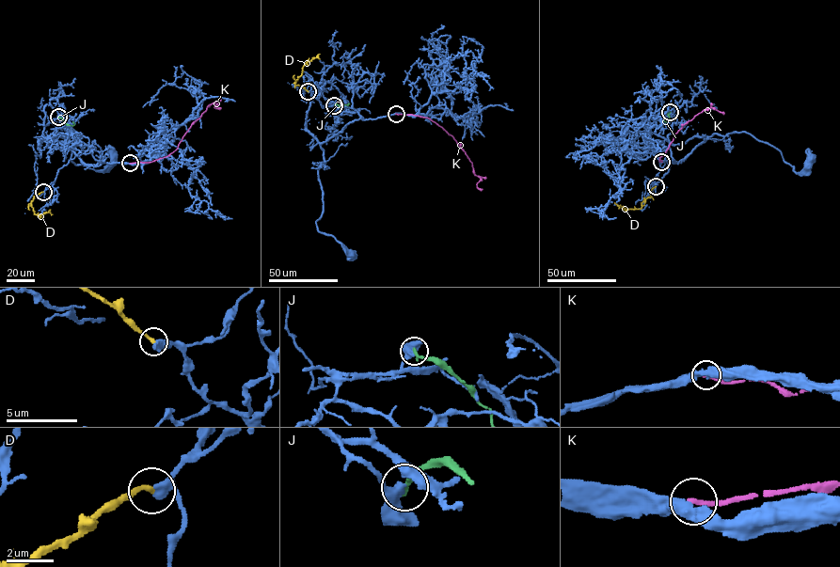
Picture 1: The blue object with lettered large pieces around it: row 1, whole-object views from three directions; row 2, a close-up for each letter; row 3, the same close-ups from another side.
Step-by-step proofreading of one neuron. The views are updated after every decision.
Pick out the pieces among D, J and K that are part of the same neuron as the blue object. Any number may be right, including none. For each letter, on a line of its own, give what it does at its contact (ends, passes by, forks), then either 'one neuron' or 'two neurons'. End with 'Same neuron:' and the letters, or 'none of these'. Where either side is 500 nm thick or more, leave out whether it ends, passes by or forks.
D: it ends | one neuron
J: it ends | two neurons
K: it ends | two neurons
Same neuron: D

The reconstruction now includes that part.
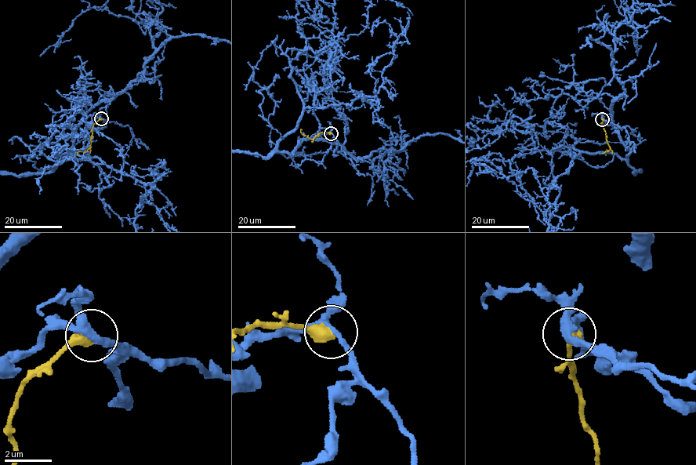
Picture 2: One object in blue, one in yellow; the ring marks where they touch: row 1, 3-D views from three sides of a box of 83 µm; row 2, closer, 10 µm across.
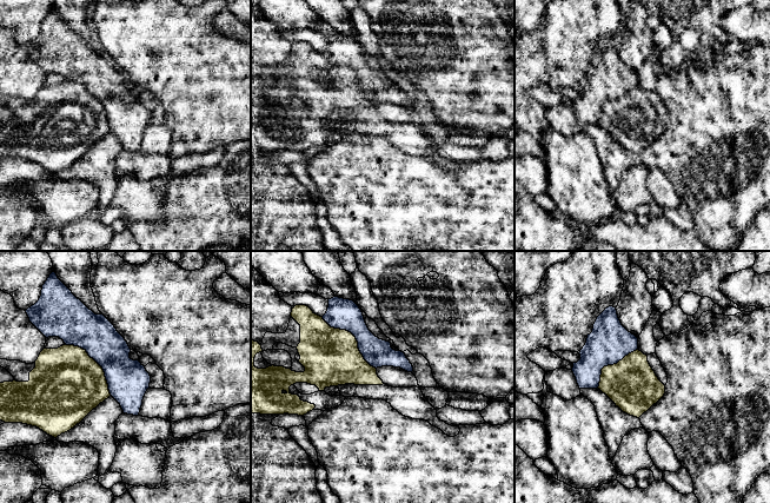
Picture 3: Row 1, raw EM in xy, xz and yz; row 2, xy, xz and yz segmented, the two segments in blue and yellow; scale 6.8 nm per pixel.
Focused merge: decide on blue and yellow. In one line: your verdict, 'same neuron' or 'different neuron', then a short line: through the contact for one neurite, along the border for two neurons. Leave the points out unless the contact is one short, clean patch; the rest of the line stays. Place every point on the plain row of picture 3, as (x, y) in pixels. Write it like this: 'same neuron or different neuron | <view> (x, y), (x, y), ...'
different neuron

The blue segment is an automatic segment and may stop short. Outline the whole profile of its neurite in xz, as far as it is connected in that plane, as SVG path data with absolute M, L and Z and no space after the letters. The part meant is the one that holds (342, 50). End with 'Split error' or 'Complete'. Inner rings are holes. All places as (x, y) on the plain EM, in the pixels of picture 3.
M333 33L328 35L328 44L323 55L334 65L351 68L357 78L364 95L373 104L393 102L407 108L413 102L401 87L391 84L390 77L376 73L367 64L359 42L350 35Z. Complete

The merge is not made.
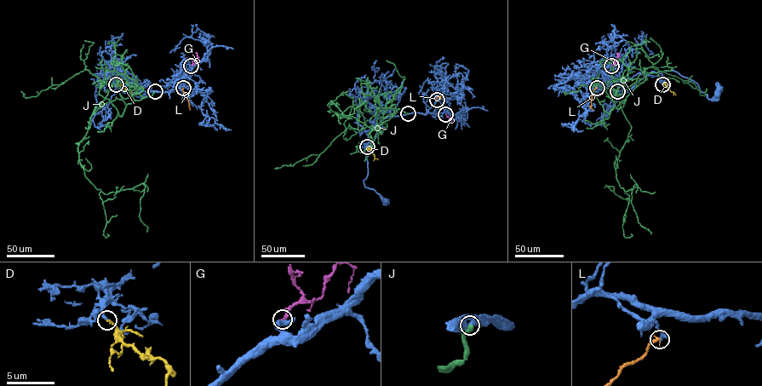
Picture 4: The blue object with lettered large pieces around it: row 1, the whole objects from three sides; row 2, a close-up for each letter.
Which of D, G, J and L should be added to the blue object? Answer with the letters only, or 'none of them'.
D

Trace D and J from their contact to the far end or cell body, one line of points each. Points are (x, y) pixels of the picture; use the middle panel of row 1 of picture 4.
D: (367, 146), (378, 159)
J: (408, 113), (398, 109), (367, 126), (352, 106), (340, 115), (330, 100), (380, 128), (369, 133), (370, 147)

